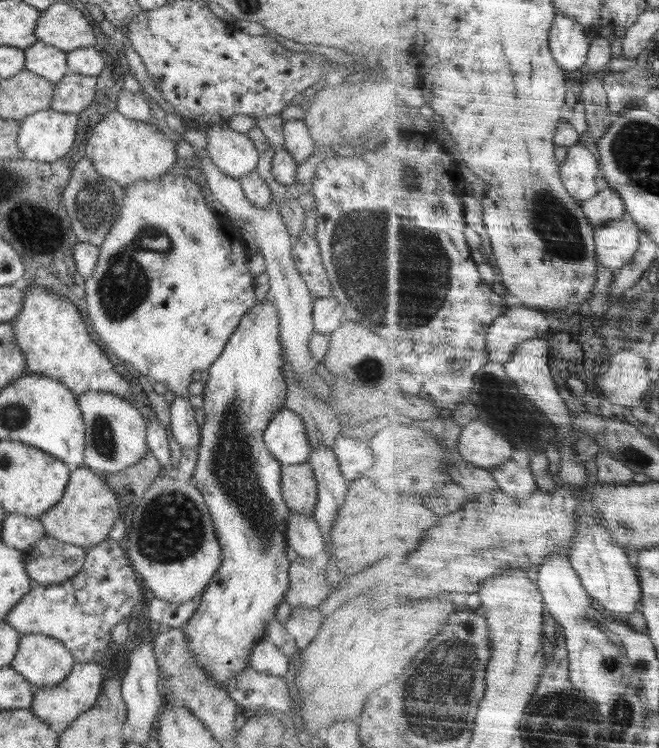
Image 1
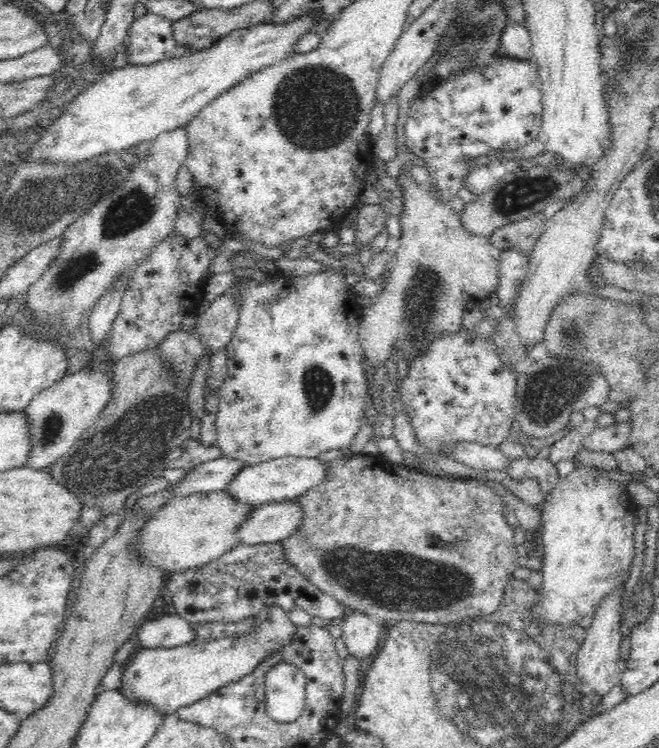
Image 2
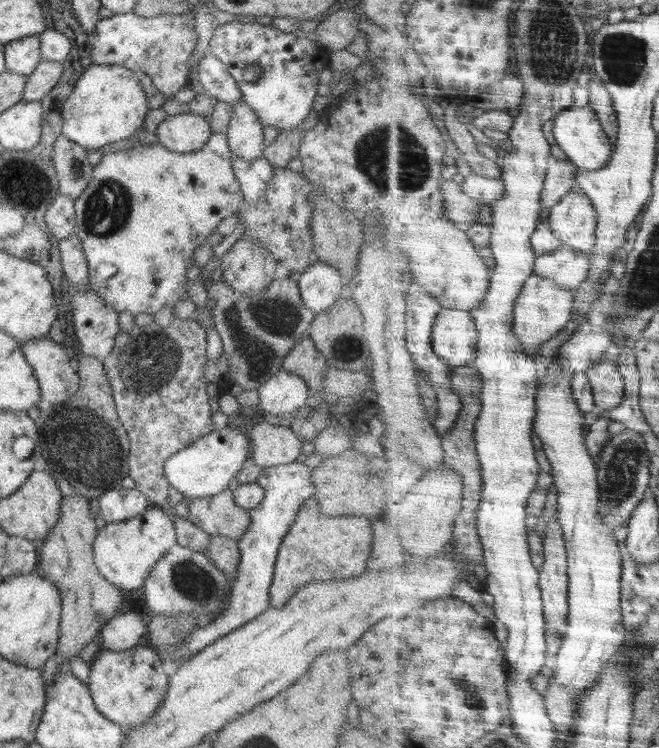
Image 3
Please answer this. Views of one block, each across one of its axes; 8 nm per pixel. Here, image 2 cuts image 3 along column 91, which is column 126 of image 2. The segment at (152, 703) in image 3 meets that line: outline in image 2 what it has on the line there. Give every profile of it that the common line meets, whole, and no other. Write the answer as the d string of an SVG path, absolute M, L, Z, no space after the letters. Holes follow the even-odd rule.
M266 606L256 617L255 629L249 633L207 641L197 638L195 641L180 646L140 650L133 660L127 661L127 664L124 665L125 670L119 687L120 691L124 691L124 695L130 700L138 701L138 703L150 703L166 714L175 713L180 708L188 707L201 698L210 696L212 692L225 687L226 684L238 682L240 678L254 672L254 668L258 668L270 654L280 652L282 646L290 644L296 636L296 630L298 630L298 626L294 625L288 617L287 611L280 606Z

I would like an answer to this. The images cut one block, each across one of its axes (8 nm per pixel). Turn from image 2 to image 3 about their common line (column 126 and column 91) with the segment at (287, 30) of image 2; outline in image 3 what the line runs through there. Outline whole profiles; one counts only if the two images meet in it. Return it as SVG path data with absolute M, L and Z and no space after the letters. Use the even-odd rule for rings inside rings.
M119 64L90 65L76 81L74 90L70 93L61 110L63 125L61 126L60 136L90 150L99 150L106 144L134 136L142 127L146 112L150 108L139 81L139 74Z

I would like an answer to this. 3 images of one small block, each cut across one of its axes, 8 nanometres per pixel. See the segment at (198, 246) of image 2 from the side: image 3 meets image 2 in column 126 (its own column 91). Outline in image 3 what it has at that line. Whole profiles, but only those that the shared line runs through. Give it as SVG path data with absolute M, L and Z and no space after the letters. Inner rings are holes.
M70 284L72 332L84 355L106 360L119 333L119 314L106 308L96 292L76 292Z

